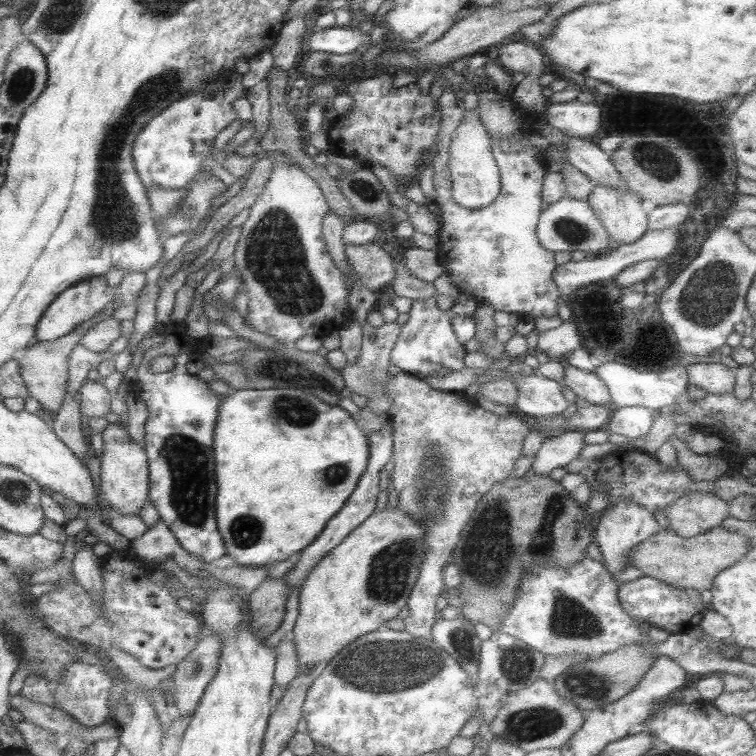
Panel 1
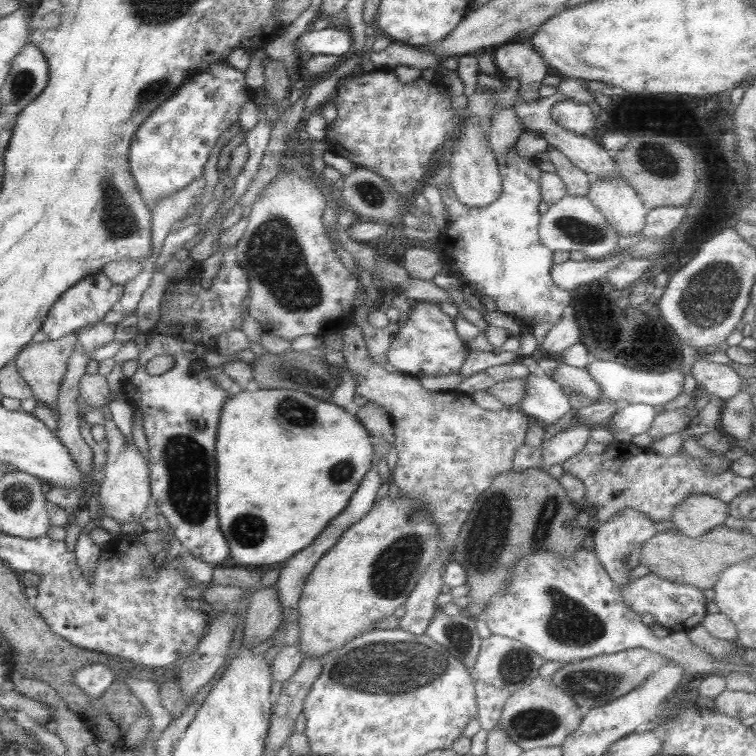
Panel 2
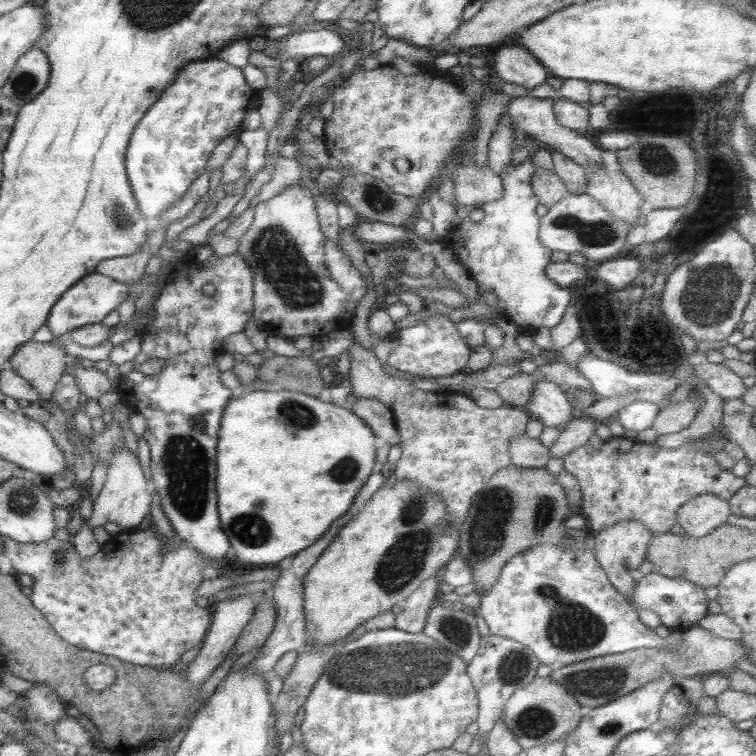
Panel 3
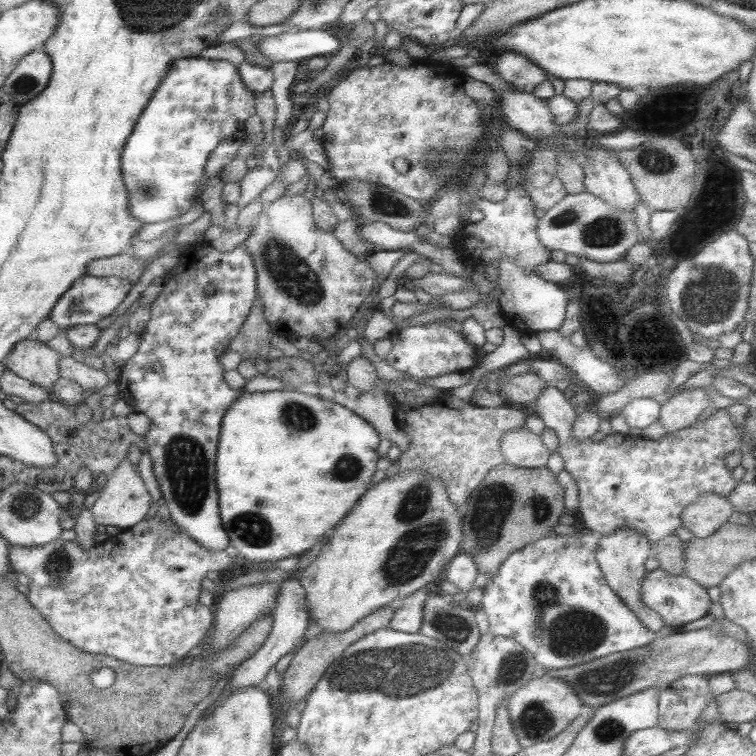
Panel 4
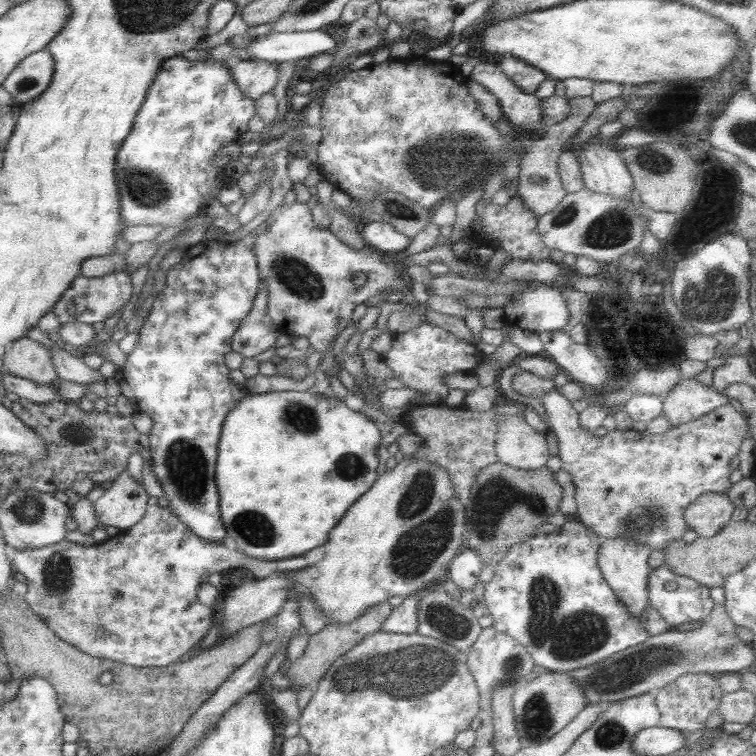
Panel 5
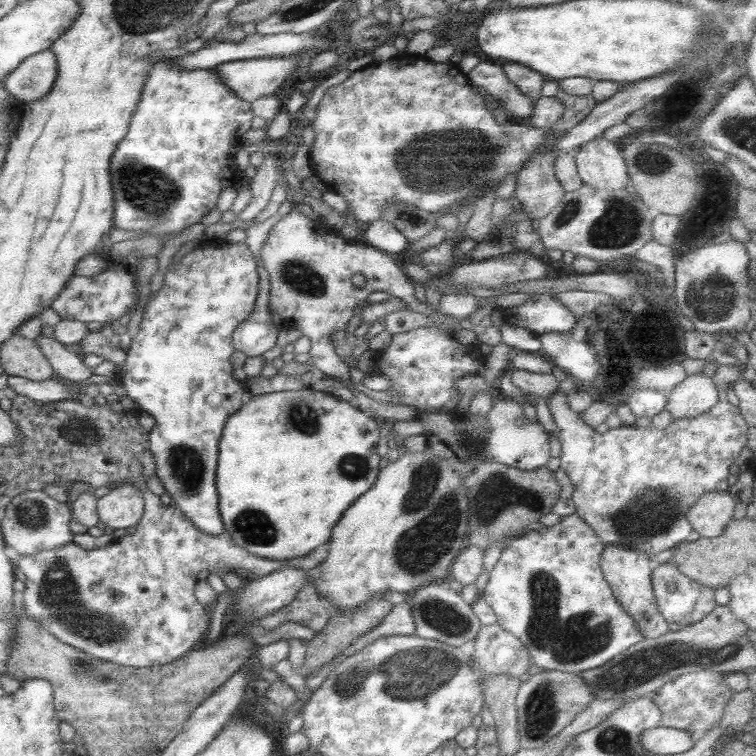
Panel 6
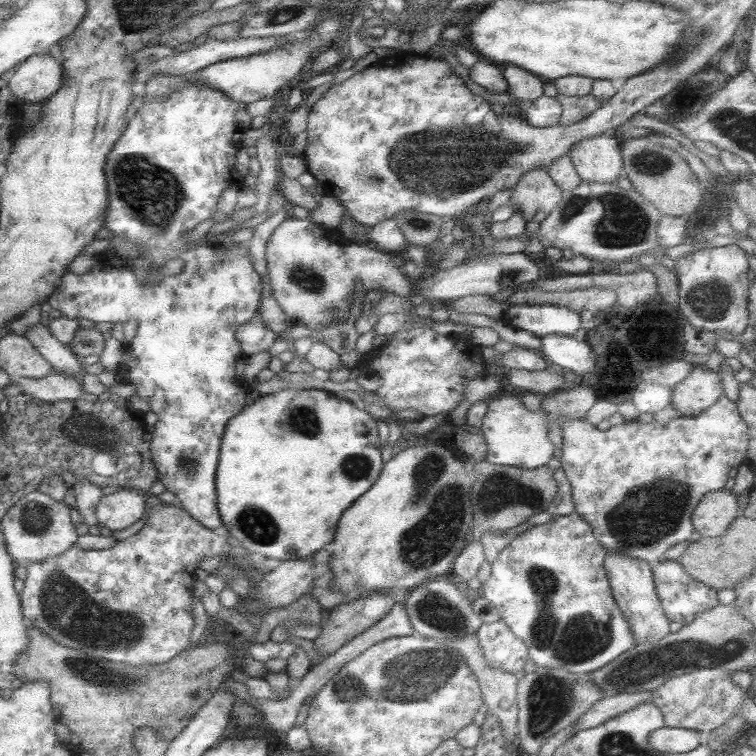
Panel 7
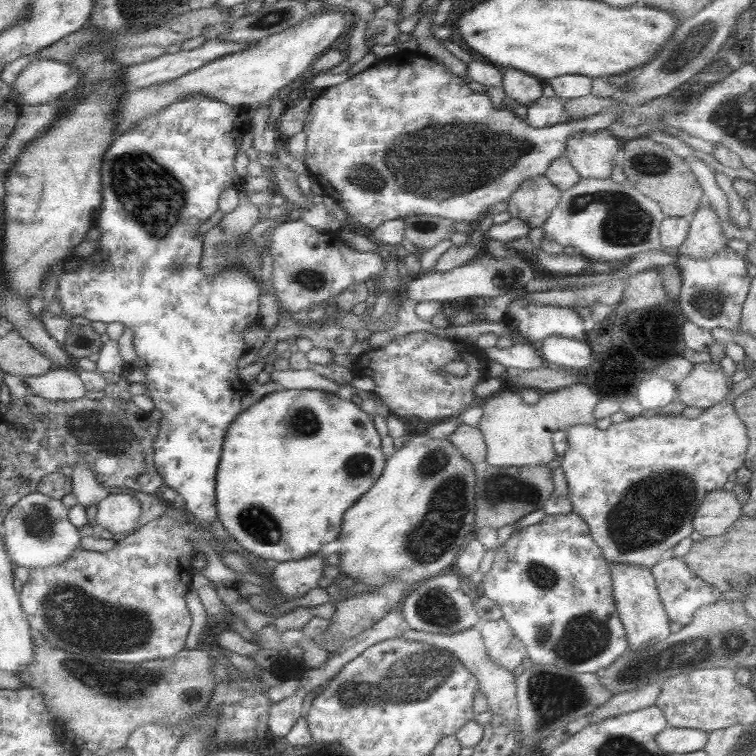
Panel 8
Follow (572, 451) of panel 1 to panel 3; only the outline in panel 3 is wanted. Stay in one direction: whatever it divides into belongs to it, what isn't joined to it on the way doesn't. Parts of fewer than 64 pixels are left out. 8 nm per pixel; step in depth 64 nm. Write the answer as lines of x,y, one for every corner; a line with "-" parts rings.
576,414
572,420
563,428
555,444
549,449
549,458
564,458
565,454
570,454
573,450
585,446
598,424
593,418

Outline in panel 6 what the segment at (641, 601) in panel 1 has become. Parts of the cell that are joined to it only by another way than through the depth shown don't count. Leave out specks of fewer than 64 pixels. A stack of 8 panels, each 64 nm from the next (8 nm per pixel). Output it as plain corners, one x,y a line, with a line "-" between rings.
672,562
655,565
651,581
656,606
668,623
686,626
700,622
700,619
710,614
717,605
714,600
714,589
684,576

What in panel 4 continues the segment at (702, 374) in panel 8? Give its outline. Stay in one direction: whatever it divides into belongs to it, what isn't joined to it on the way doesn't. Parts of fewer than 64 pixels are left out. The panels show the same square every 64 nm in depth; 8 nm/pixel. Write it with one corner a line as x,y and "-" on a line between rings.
712,388
682,390
682,393
676,392
669,400
662,400
657,420
666,432
676,432
695,424
698,415
706,408
725,410
734,403
731,399
718,395

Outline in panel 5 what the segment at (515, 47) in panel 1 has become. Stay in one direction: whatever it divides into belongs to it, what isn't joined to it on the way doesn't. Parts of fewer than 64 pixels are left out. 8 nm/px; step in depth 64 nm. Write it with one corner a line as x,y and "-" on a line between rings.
504,58
499,63
500,70
525,93
535,94
546,75
535,66
516,58

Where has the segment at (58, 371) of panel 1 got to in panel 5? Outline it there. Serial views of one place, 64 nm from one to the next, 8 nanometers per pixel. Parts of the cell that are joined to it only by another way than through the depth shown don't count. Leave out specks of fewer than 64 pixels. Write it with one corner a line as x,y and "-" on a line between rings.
19,338
11,342
1,361
3,372
31,382
50,385
58,380
51,352
31,338

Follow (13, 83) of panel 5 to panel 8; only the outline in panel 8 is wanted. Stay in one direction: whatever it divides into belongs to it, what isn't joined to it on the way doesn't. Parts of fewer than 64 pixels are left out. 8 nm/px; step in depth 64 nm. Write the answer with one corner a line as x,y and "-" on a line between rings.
31,57
14,80
14,90
24,105
46,104
74,89
80,79
81,72
68,63

